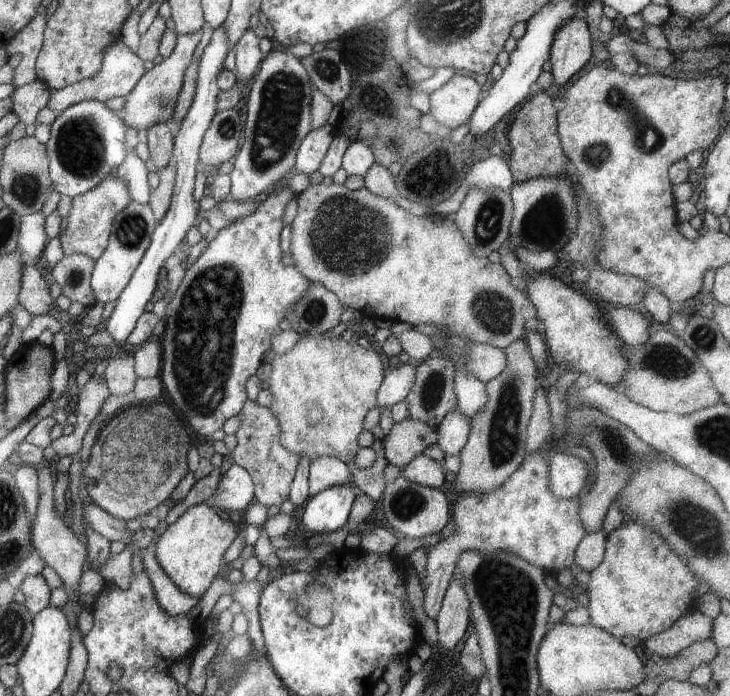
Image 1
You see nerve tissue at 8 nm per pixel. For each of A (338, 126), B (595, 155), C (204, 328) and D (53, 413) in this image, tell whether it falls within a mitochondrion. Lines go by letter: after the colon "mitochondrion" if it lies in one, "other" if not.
A: other
B: mitochondrion
C: mitochondrion
D: other

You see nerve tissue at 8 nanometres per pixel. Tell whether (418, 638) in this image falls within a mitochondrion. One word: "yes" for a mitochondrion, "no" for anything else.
no

